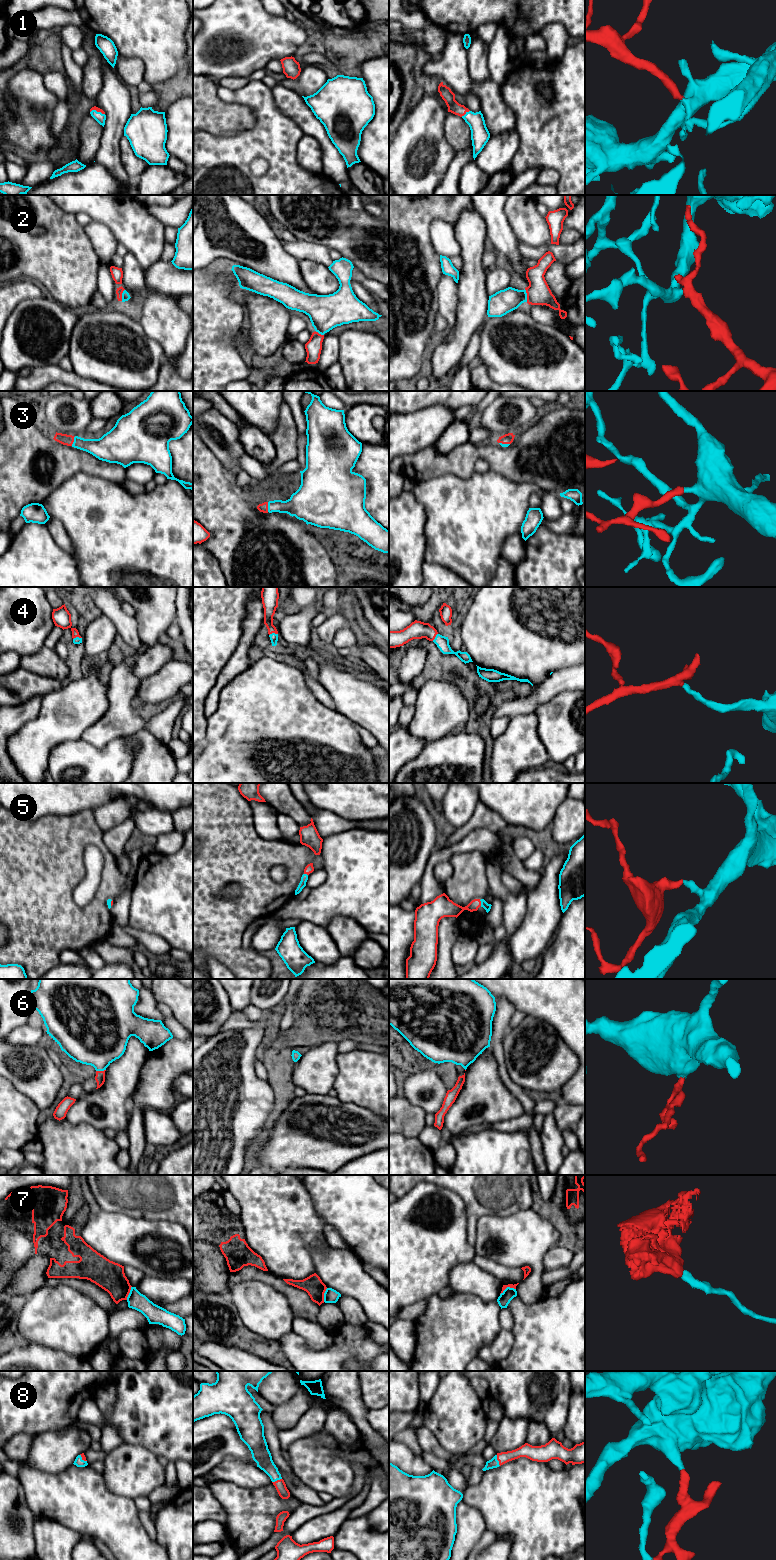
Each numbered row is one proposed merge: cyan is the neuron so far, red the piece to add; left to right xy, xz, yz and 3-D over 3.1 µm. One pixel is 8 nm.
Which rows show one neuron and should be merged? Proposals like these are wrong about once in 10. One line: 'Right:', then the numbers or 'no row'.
Right: 1, 2, 3, 4, 5, 6, 8

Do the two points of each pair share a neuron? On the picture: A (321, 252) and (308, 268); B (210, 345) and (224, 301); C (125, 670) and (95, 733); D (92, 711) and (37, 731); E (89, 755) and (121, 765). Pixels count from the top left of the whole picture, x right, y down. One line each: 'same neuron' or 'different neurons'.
A: different neurons
B: same neuron
C: same neuron
D: same neuron
E: same neuron

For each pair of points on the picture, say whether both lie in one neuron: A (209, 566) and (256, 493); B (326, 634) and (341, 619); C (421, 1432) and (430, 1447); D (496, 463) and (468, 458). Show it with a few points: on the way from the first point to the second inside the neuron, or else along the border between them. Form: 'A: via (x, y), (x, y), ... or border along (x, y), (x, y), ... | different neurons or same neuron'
A: border along (203, 547), (216, 559), (225, 576) | different neurons
B: via (330, 630), (337, 623) | same neuron
C: via (425, 1436), (428, 1443) | same neuron
D: via (489, 456), (487, 454), (475, 454) | same neuron

